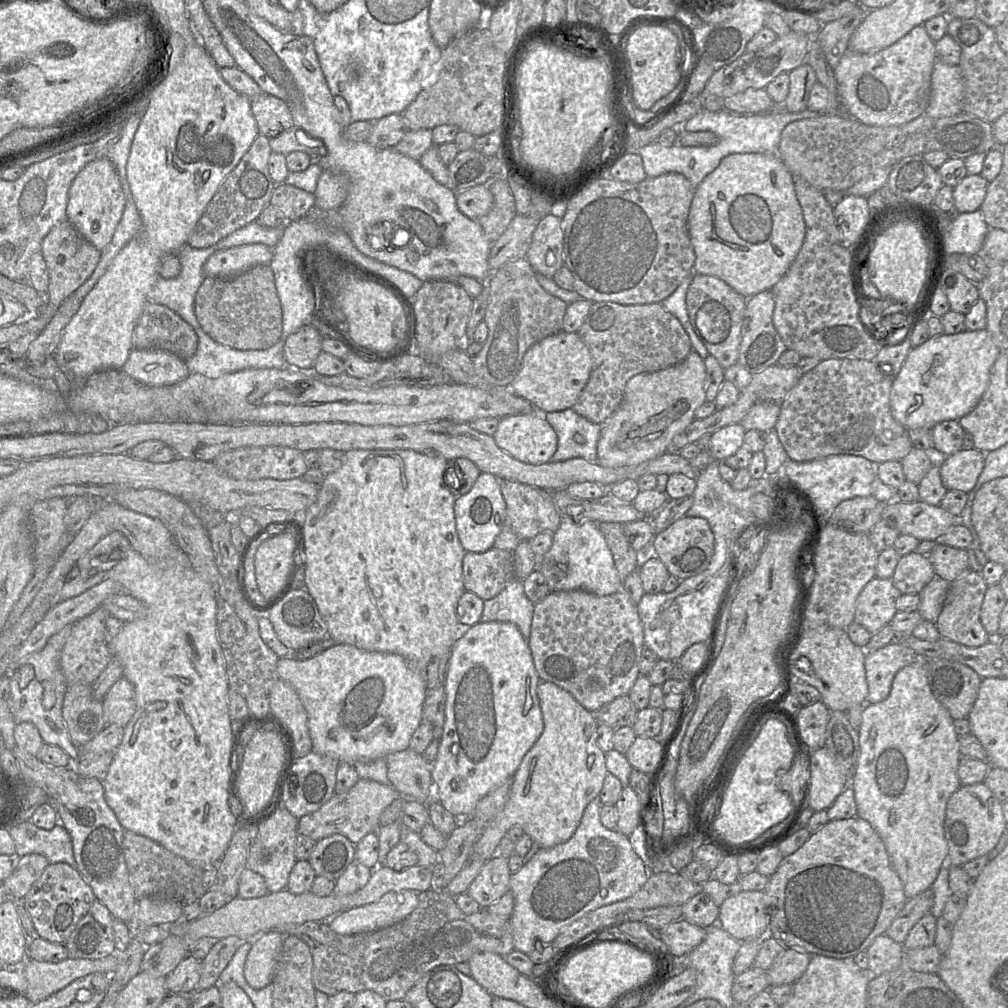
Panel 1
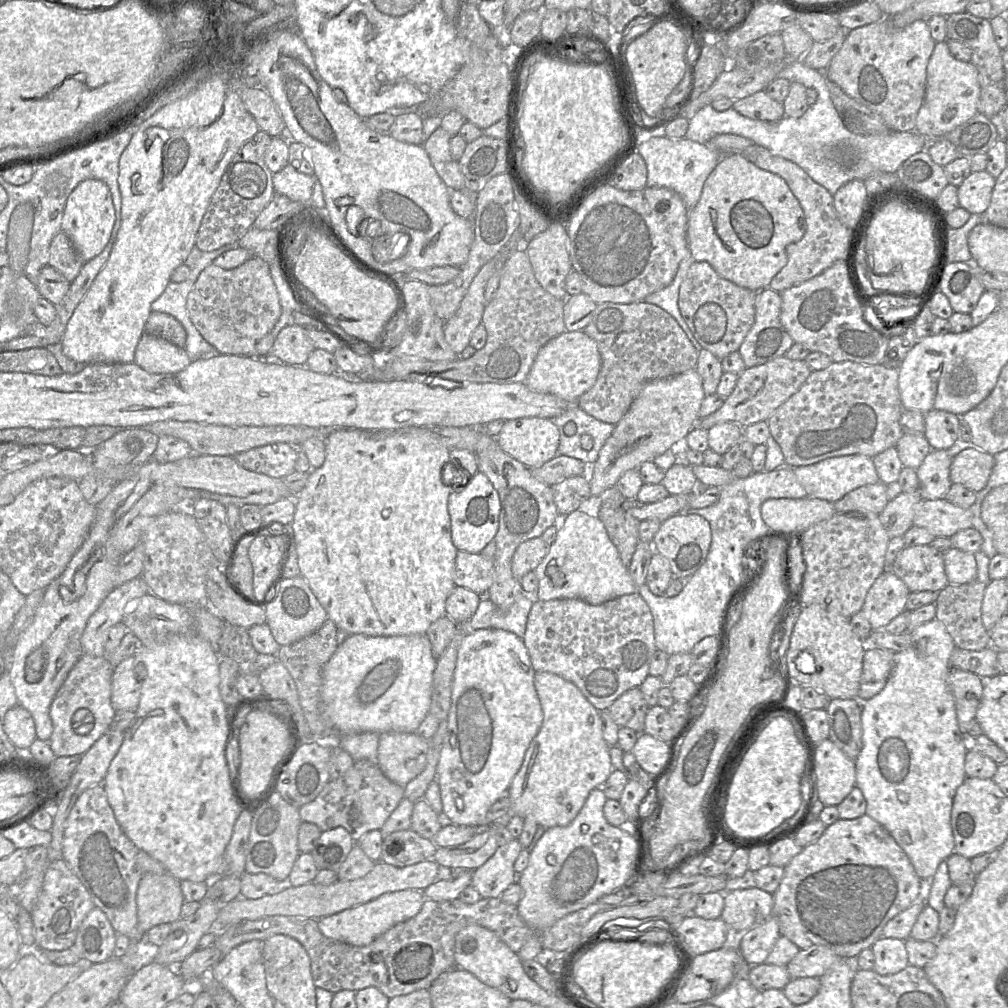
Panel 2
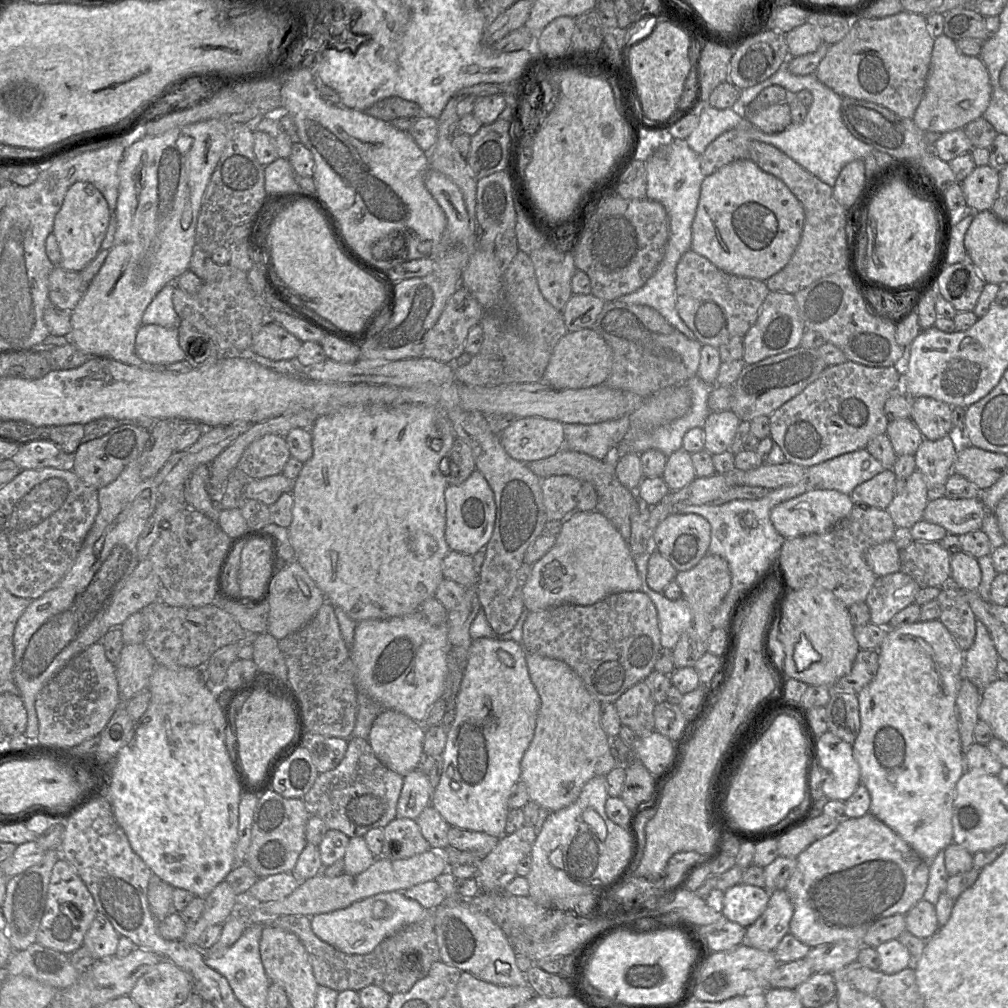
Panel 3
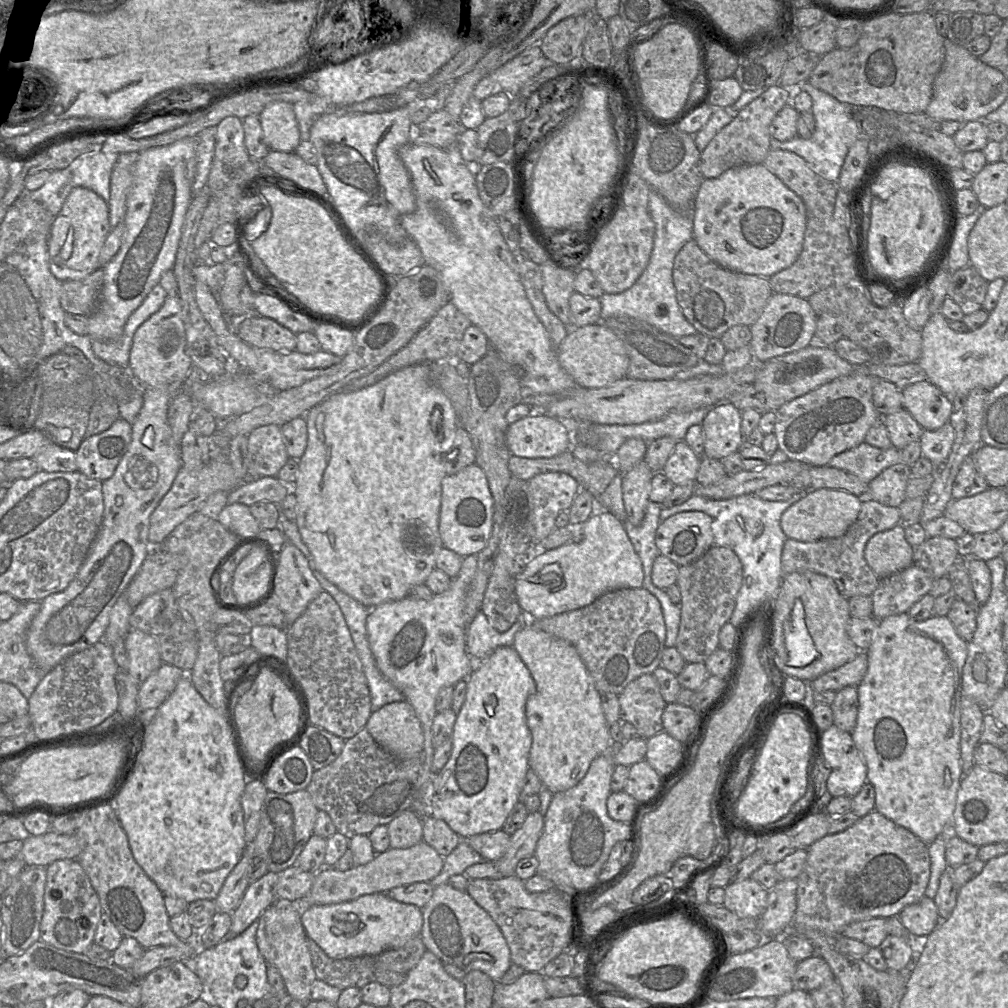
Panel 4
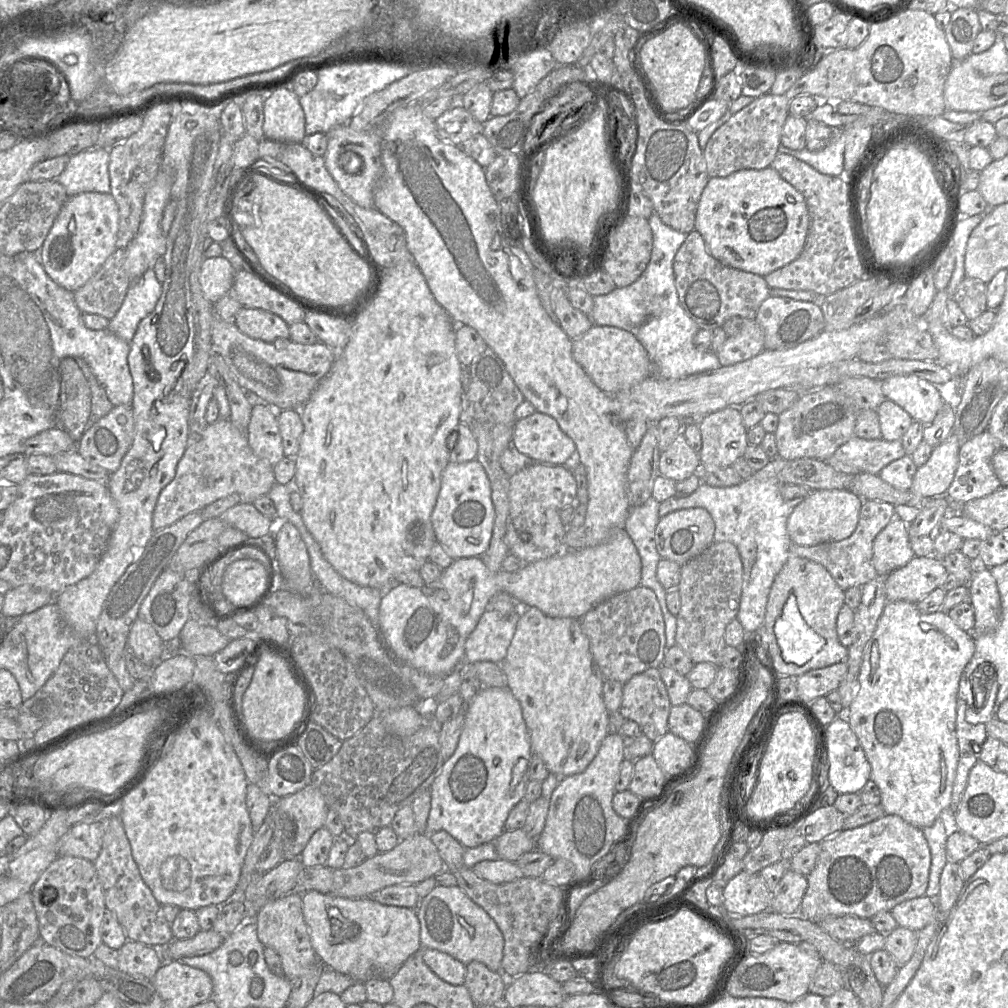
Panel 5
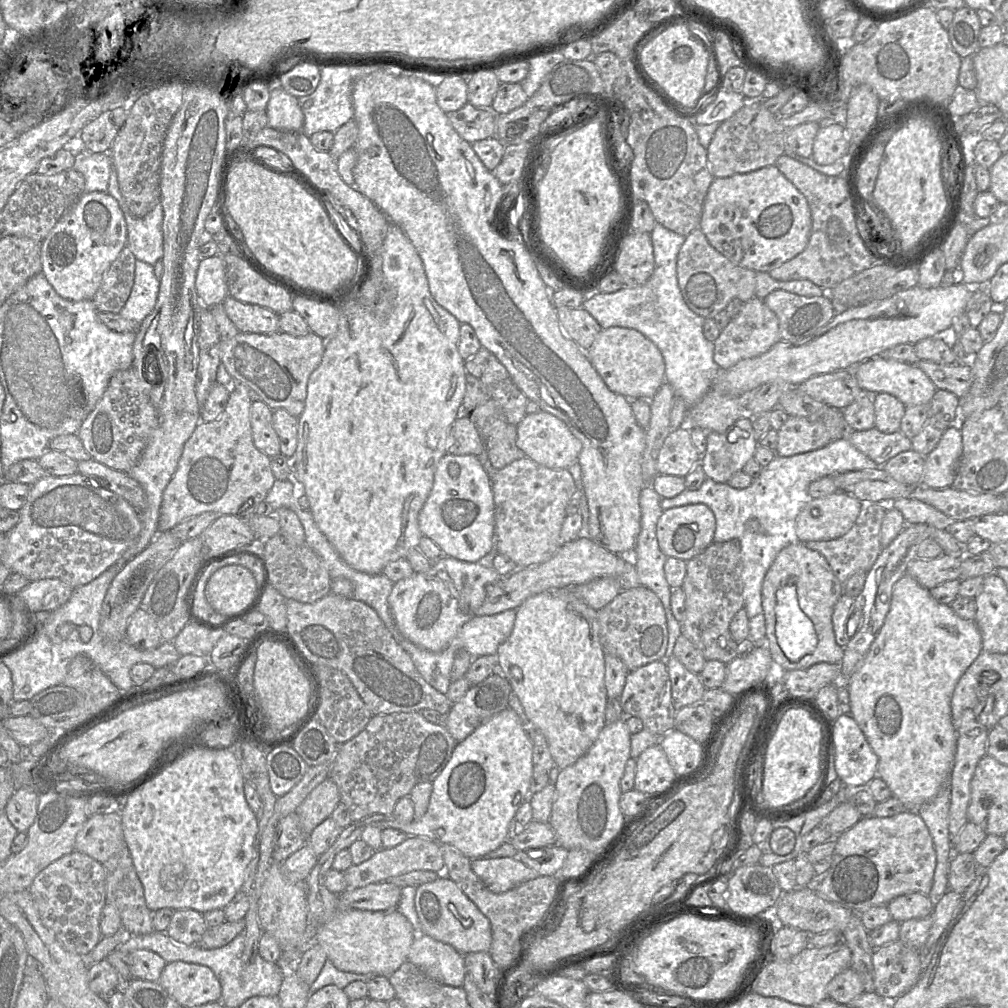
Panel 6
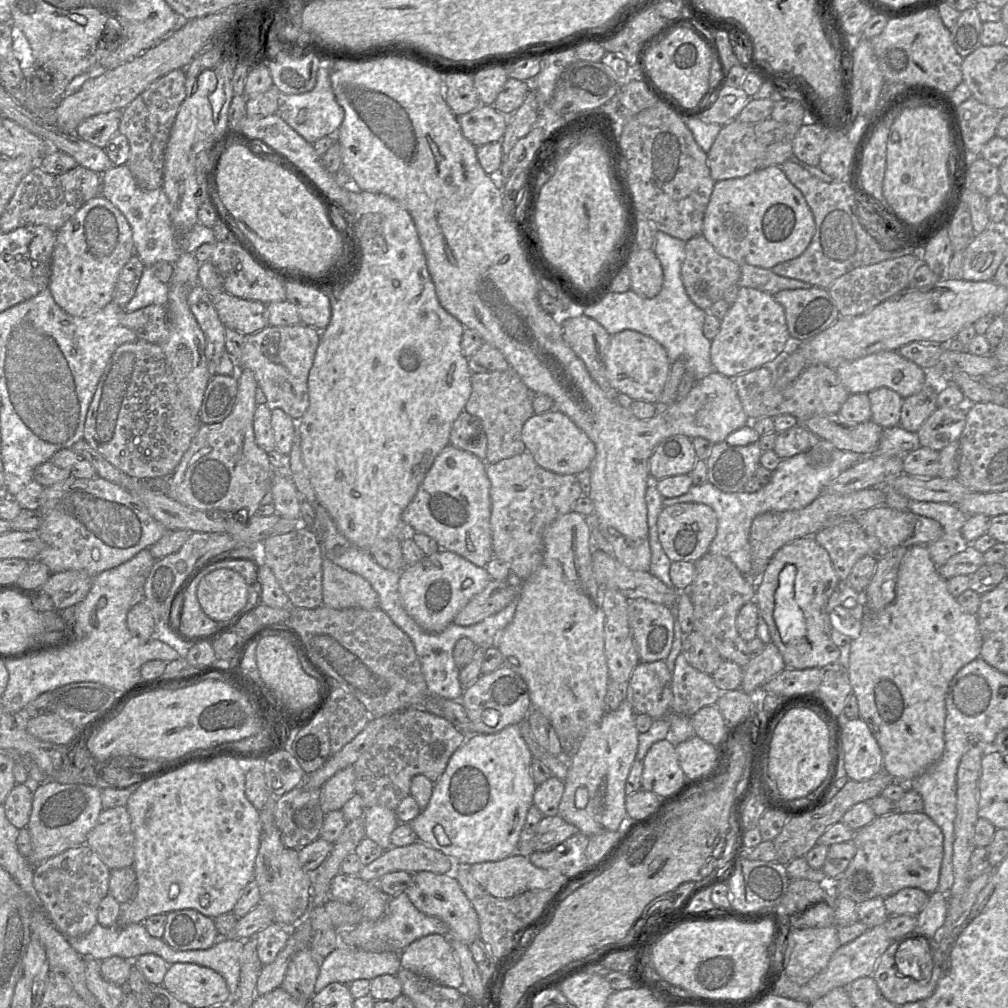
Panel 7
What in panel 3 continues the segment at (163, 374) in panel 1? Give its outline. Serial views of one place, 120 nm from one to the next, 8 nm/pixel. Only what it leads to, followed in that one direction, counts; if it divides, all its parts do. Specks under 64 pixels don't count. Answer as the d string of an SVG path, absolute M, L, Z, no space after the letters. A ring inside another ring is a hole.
M156 324L142 325L136 335L135 351L142 361L164 366L185 360L176 328Z

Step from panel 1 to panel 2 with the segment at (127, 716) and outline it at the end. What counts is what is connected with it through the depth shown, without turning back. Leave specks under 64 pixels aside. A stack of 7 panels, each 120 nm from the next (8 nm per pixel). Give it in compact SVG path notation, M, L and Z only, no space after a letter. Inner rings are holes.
M132 655L114 667L112 674L112 706L116 711L136 711L140 696L141 685L136 674L136 658L135 655Z

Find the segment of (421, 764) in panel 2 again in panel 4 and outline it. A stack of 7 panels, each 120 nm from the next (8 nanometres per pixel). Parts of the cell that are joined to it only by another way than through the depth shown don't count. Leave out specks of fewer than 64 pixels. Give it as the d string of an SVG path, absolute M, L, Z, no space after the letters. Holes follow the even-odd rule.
M406 700L385 704L372 712L366 728L375 742L398 760L419 757L423 750L420 720Z

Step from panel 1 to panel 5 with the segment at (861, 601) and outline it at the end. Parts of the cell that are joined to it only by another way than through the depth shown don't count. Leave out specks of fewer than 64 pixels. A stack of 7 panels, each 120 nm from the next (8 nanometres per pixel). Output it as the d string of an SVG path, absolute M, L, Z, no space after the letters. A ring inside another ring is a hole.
M914 556L906 565L885 577L887 600L917 603L941 587L948 575L941 558Z

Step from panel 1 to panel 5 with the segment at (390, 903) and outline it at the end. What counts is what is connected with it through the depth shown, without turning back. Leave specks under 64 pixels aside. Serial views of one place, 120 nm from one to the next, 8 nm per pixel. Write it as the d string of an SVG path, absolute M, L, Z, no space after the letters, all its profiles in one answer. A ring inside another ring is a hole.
M314 890L302 893L302 904L311 945L321 964L353 978L355 982L389 980L411 955L421 950L420 922L414 909L387 906L370 898L343 898Z

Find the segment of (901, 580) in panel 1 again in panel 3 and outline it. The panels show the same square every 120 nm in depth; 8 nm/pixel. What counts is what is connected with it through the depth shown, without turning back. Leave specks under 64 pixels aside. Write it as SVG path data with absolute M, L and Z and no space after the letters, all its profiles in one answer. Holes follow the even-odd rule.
M912 541L900 550L900 570L909 575L920 588L944 587L951 581L951 553L940 542Z

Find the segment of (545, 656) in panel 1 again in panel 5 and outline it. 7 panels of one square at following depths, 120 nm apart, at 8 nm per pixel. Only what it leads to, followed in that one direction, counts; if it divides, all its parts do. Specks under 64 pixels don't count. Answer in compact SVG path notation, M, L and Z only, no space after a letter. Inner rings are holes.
M639 585L614 595L589 610L579 622L604 680L625 684L636 674L662 666L666 651L665 622L650 588Z

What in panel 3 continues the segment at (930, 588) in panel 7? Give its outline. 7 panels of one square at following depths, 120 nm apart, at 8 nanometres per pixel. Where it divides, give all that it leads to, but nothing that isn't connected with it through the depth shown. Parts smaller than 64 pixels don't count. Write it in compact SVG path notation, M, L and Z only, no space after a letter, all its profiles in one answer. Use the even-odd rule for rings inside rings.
M939 620L917 621L901 627L888 628L886 638L878 649L879 666L873 680L858 694L860 732L853 747L855 760L860 767L860 783L869 791L871 797L870 814L890 827L906 841L924 860L930 862L940 851L944 851L953 843L953 802L956 797L956 785L966 771L965 755L963 755L961 738L956 717L956 698L964 677L965 652L957 645L952 635Z

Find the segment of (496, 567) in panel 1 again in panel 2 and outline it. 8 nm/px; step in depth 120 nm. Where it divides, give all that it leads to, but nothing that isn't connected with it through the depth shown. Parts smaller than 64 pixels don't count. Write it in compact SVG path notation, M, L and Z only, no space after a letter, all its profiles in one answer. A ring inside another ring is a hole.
M457 551L454 569L456 586L469 589L485 597L493 583L494 561L480 554Z

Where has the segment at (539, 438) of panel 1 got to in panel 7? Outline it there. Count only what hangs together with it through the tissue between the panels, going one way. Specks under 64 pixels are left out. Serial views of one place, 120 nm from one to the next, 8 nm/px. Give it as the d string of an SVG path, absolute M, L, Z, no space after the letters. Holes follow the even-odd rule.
M554 409L530 417L522 428L522 440L526 452L532 455L539 466L560 475L576 475L589 469L596 455L595 445L587 434L567 415Z

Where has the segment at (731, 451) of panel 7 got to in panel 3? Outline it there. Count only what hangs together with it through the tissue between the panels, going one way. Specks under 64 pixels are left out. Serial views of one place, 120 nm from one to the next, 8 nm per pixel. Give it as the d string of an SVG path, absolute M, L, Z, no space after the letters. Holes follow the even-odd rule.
M731 410L710 412L702 426L704 450L712 455L729 450L740 422Z

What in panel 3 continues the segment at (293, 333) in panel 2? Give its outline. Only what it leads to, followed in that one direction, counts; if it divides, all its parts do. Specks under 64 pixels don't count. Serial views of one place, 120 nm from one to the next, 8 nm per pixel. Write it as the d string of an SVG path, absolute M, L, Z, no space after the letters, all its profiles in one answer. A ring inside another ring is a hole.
M273 321L262 324L254 336L251 351L272 361L293 360L302 342Z

